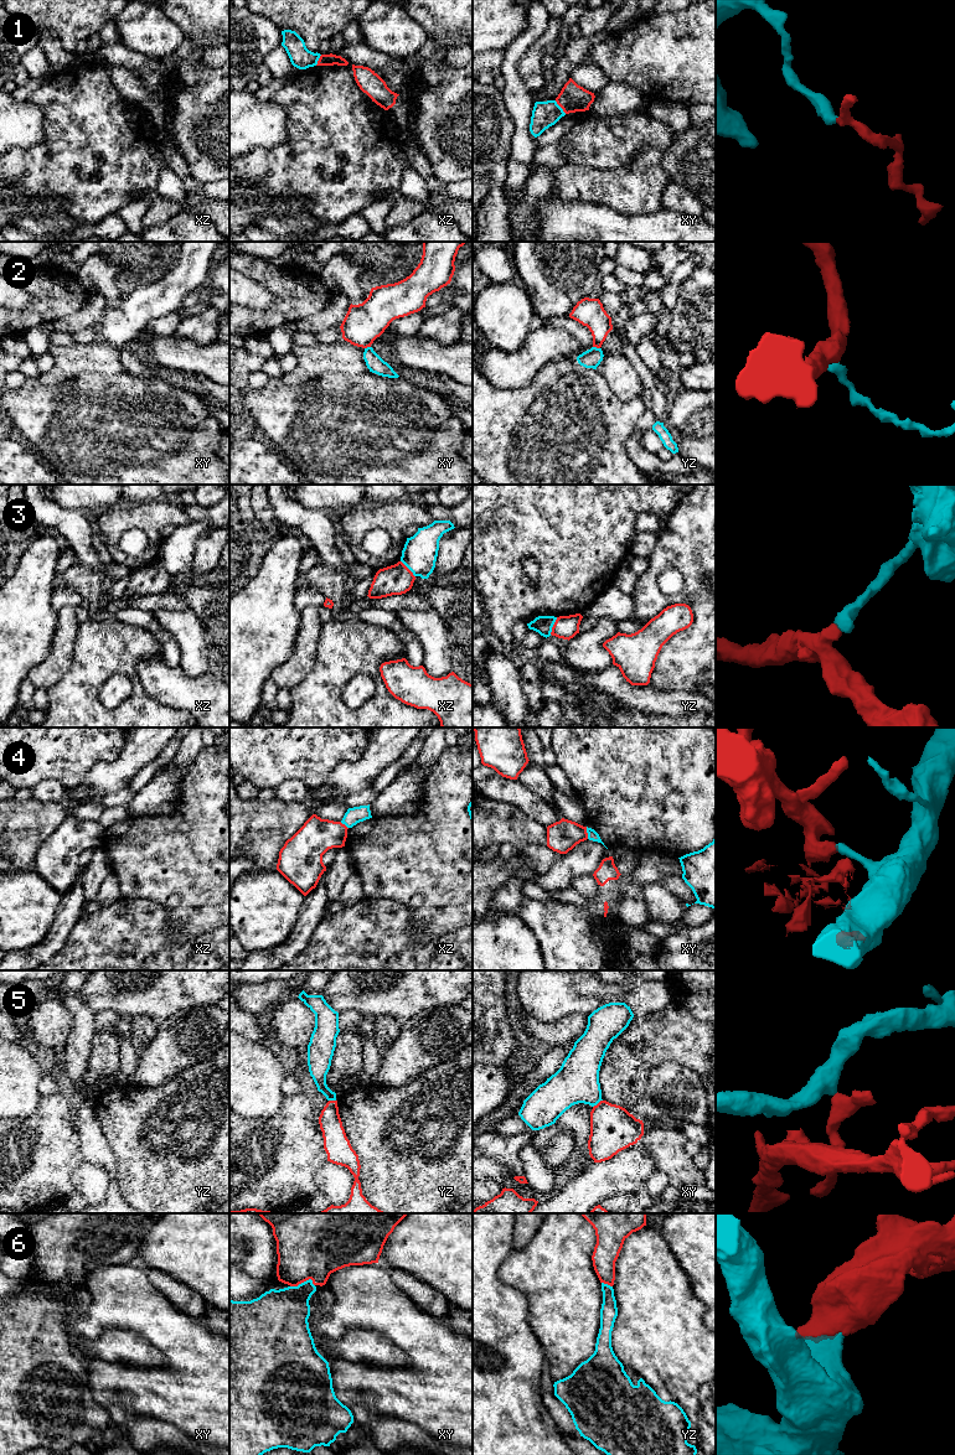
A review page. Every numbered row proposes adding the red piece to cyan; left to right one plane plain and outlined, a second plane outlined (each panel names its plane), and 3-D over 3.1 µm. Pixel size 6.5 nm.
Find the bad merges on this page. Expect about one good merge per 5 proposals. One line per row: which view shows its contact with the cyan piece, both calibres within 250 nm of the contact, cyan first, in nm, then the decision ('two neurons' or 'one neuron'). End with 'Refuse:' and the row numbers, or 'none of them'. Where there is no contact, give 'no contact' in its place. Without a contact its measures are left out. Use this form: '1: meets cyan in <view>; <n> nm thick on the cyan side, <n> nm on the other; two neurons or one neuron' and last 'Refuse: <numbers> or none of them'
1: meets cyan in xy; 170 nm thick on the cyan side, 180 nm on the other; two neurons
2: meets cyan in yz; 120 nm thick on the cyan side, 180 nm on the other; two neurons
3: meets cyan in yz; 120 nm thick on the cyan side, 150 nm on the other; two neurons
4: meets cyan in xy; 70 nm thick on the cyan side, 200 nm on the other; two neurons
5: meets cyan in xy; 280 nm thick on the cyan side, 300 nm on the other; two neurons
6: meets cyan in xy; 320 nm thick on the cyan side, 440 nm on the other; one neuron
Refuse: 1, 2, 3, 4, 5

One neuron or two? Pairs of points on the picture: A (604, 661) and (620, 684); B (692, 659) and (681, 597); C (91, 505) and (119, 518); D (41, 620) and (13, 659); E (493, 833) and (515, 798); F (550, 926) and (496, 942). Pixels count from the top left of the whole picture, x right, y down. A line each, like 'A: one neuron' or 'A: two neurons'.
A: two neurons
B: one neuron
C: two neurons
D: one neuron
E: two neurons
F: two neurons

